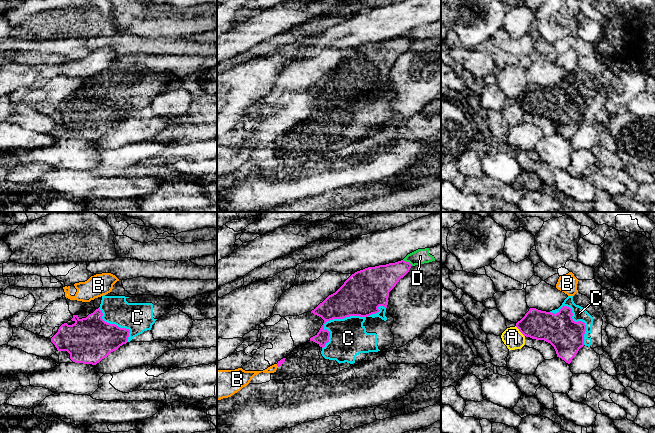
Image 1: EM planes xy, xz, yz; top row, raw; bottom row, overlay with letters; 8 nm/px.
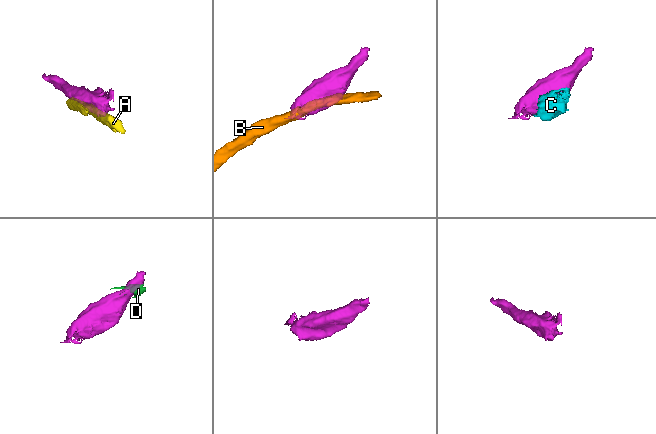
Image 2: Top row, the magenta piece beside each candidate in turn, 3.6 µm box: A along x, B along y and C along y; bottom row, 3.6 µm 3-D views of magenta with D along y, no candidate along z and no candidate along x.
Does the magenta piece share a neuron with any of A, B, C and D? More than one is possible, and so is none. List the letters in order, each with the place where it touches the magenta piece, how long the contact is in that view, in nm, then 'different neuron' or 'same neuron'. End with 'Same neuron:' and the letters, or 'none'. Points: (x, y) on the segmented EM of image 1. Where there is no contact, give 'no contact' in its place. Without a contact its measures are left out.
A: meets magenta in yz at (519, 330); contact 120 nm long; different neuron
B: meets magenta in xz at (277, 365); contact 30 nm long; different neuron
C: meets magenta in xz at (344, 317); contact 600 nm long; different neuron
D: meets magenta in xz at (408, 262); contact 90 nm long; different neuron
Same neuron: none

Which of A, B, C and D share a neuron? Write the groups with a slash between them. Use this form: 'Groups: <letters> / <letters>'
Groups: A D / B / C

